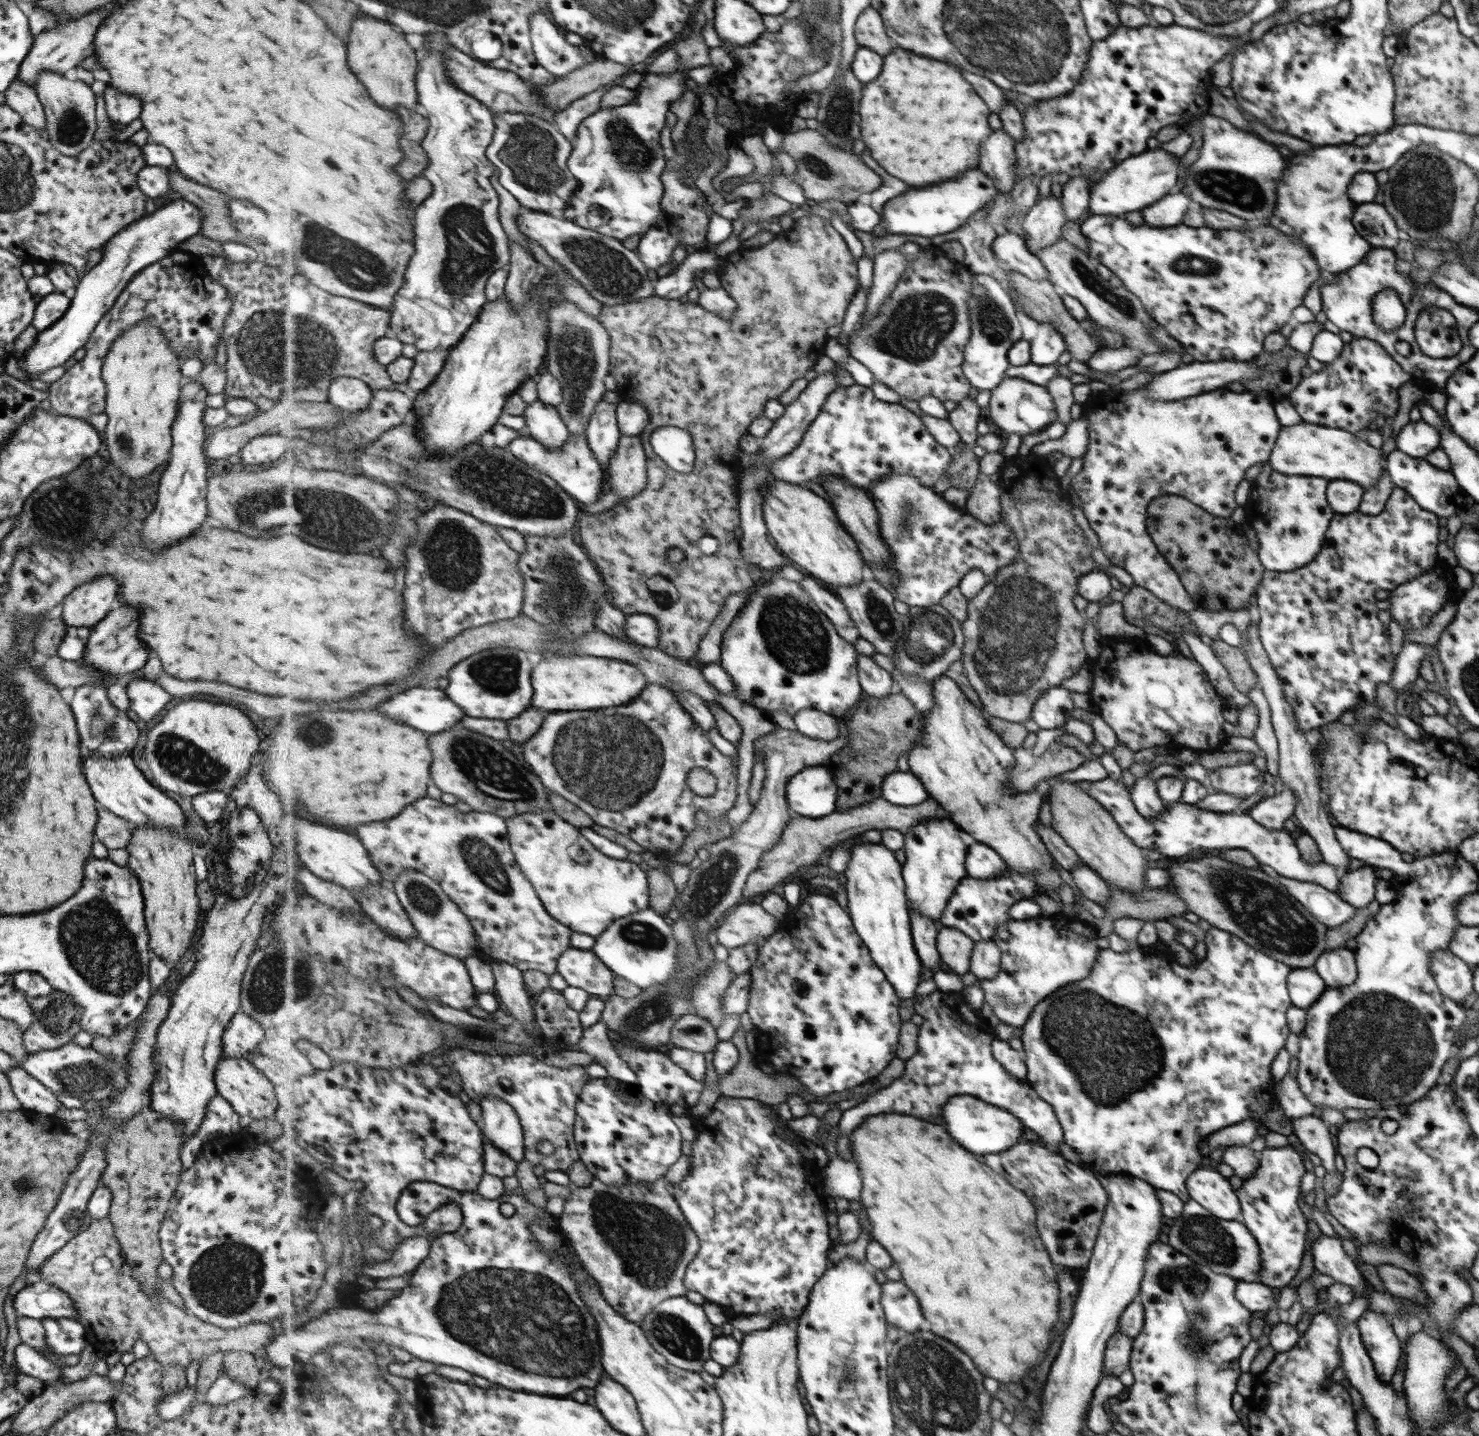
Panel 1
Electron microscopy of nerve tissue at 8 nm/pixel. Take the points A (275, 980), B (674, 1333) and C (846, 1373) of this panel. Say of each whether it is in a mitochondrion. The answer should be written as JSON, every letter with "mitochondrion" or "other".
{"A":"mitochondrion","B":"mitochondrion","C":"mitochondrion"}

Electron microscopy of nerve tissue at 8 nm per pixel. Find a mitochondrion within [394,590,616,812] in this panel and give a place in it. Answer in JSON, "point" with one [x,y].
{"point":[483,764]}

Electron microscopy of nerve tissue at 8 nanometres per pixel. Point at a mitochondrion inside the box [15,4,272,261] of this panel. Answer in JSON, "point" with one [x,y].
{"point":[71,127]}

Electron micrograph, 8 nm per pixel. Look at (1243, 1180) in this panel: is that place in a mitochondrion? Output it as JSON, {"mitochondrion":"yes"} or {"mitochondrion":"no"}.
{"mitochondrion":"no"}

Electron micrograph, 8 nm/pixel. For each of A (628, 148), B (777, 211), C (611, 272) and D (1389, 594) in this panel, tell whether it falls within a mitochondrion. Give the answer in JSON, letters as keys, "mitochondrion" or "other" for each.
{"A":"mitochondrion","B":"other","C":"mitochondrion","D":"other"}

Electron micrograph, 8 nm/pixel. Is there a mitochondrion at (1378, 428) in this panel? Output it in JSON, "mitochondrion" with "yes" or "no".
{"mitochondrion":"no"}

